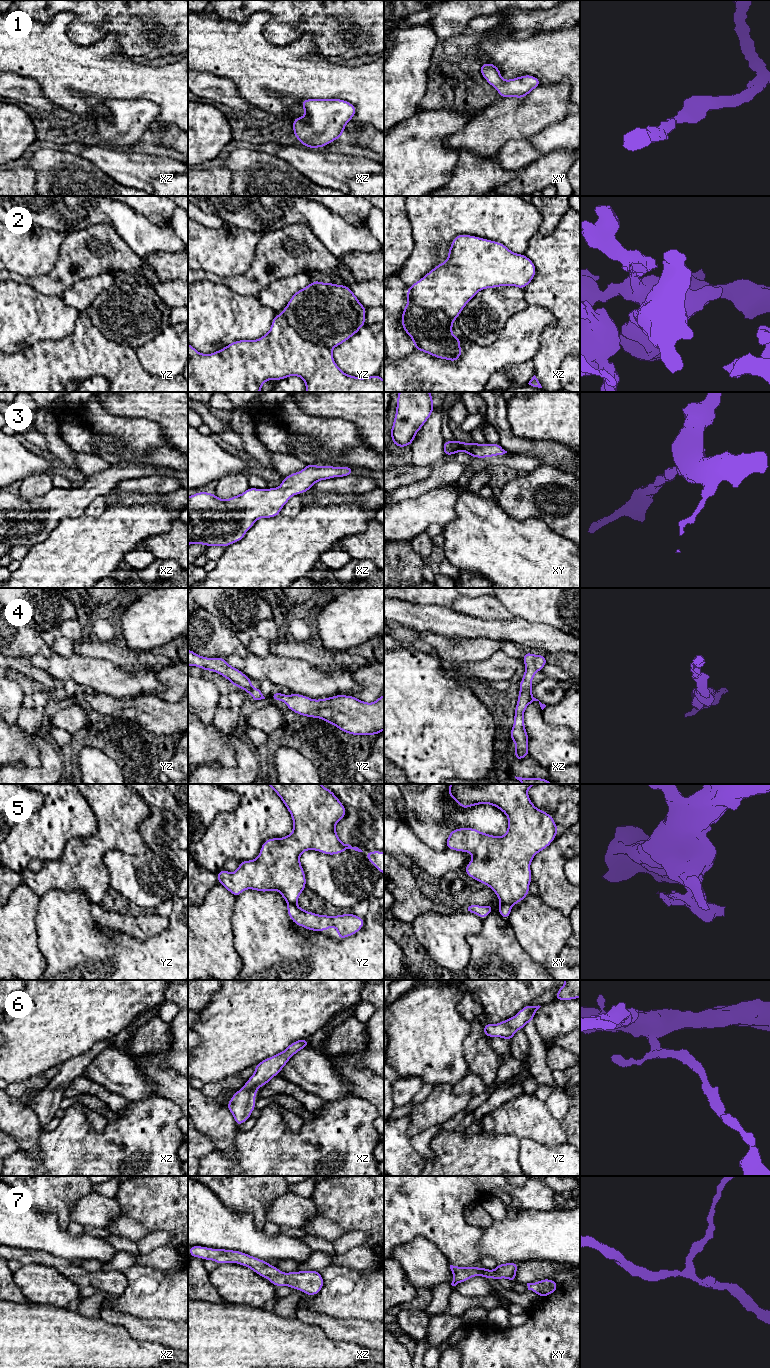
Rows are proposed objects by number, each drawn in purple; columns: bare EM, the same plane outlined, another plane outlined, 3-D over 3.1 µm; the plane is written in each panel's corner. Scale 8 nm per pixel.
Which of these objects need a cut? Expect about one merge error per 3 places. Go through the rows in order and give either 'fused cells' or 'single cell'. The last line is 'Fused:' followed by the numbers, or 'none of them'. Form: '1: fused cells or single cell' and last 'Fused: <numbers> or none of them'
1: single cell
2: fused cells
3: single cell
4: single cell
5: fused cells
6: single cell
7: single cell
Fused: 2, 5

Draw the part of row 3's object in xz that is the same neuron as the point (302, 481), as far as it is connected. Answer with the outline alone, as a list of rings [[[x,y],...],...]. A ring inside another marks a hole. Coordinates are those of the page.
[[[306,464],[303,470],[283,478],[277,488],[249,487],[244,493],[225,500],[210,492],[195,493],[188,497],[188,545],[225,548],[239,542],[258,519],[278,516],[295,494],[307,492],[318,481],[353,472],[349,466]]]

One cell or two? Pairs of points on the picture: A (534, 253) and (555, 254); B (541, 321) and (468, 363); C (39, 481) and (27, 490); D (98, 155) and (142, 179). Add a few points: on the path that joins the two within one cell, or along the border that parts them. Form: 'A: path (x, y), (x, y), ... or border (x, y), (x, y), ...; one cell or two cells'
A: path (539, 253), (550, 253); one cell
B: path (523, 332), (501, 354), (486, 359); one cell
C: path (36, 484), (30, 488); one cell
D: path (109, 161), (131, 169); one cell

